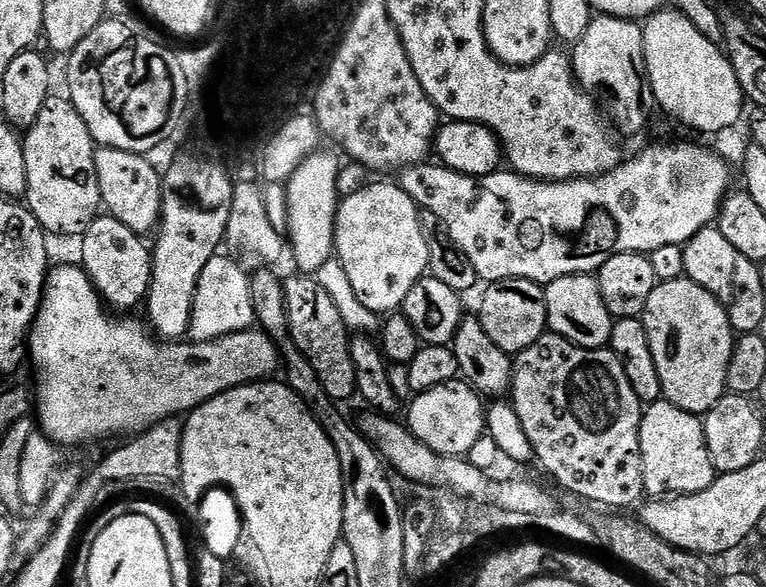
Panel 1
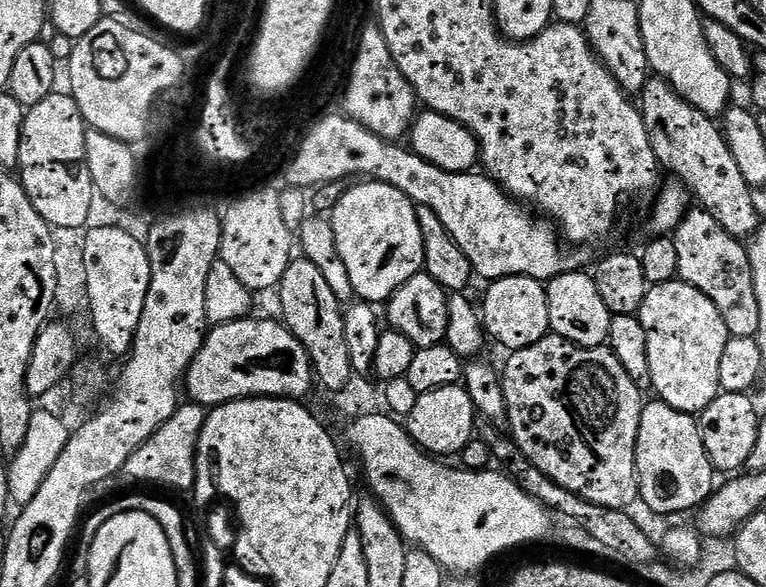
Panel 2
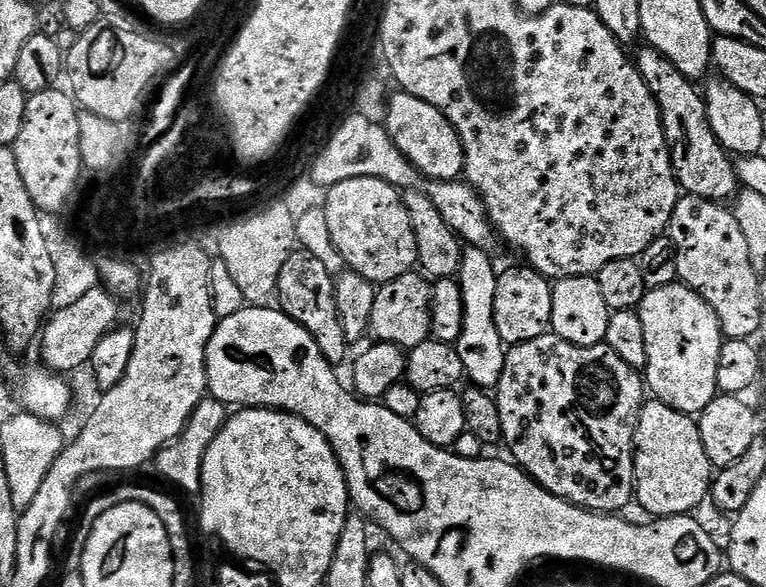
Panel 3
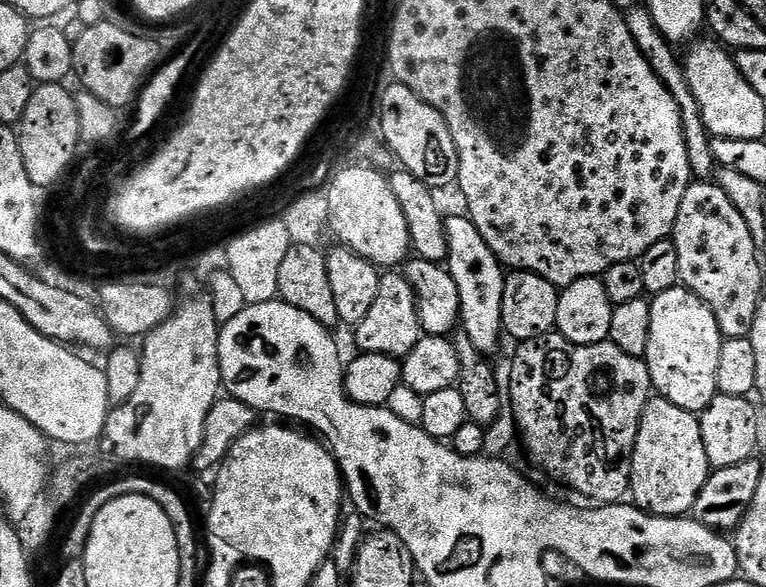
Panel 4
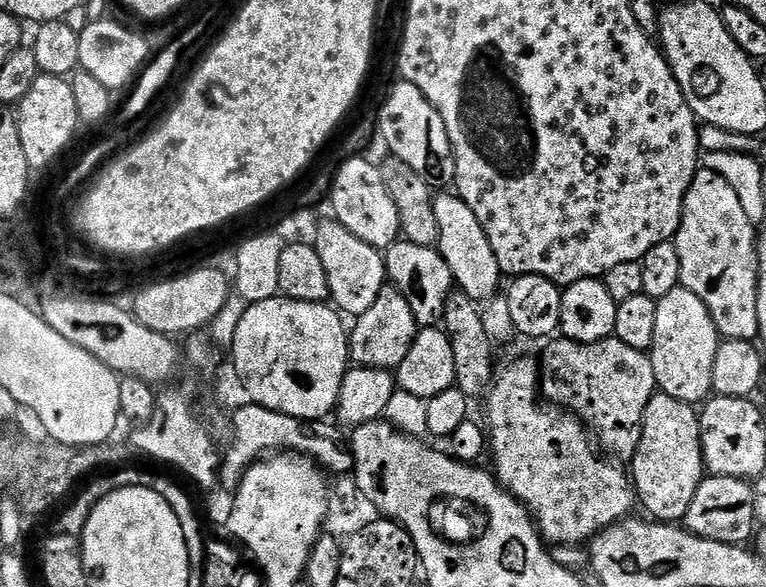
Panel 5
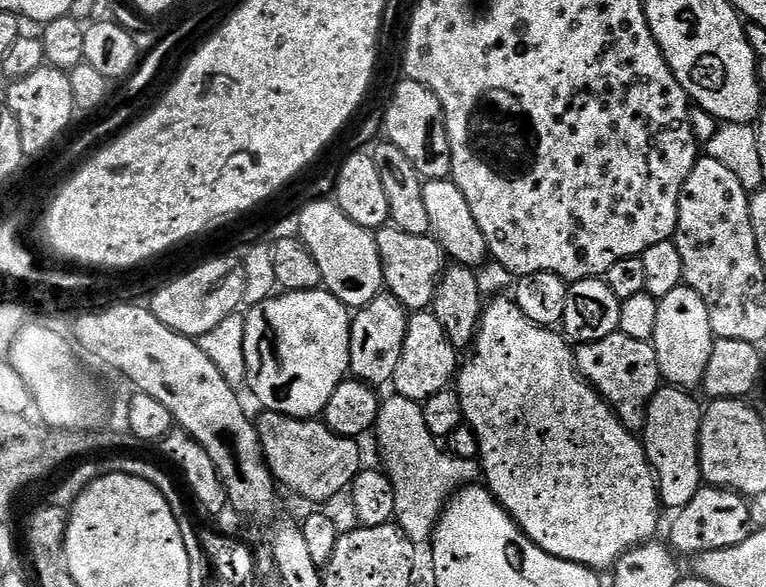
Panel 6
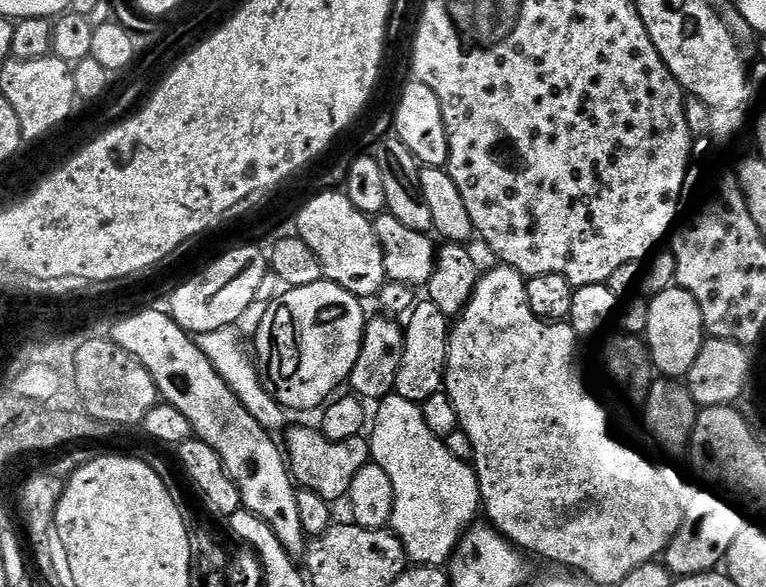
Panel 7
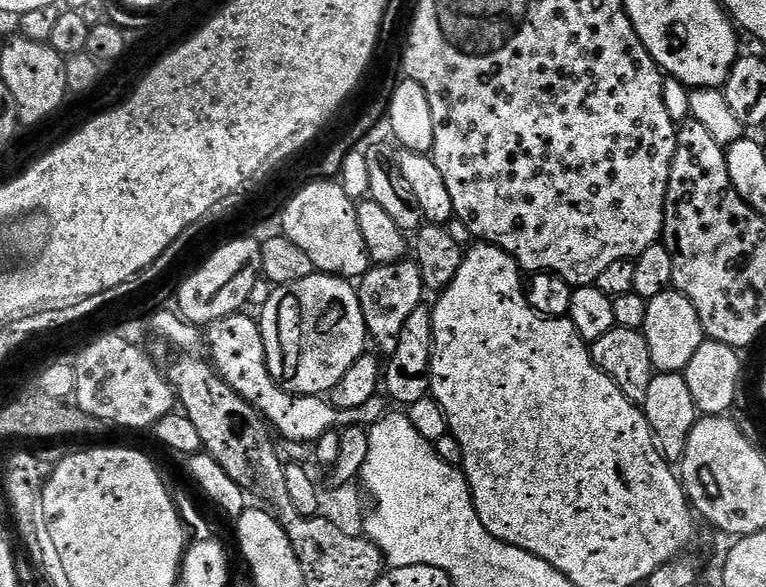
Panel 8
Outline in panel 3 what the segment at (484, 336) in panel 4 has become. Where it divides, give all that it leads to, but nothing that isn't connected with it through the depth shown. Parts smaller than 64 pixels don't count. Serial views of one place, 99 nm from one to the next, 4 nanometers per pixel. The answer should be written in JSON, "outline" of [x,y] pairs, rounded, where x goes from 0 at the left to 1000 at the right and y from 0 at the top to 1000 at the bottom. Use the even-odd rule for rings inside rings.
{"outline":[[[607,421],[603,453],[601,455],[601,492],[603,494],[603,569],[594,583],[598,596],[598,610],[606,618],[606,639],[620,659],[642,664],[655,644],[655,630],[661,624],[663,608],[661,588],[655,569],[650,569],[650,549],[645,542],[645,501],[650,501],[650,457],[642,451],[642,443],[636,428],[631,422]]]}

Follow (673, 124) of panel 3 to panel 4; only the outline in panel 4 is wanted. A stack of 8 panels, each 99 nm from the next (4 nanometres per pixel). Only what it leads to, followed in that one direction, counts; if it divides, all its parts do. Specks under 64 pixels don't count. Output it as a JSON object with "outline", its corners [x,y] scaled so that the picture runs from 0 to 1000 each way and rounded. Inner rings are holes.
{"outline":[[[832,10],[819,15],[813,22],[813,31],[817,37],[817,51],[822,51],[822,65],[828,65],[828,78],[833,78],[833,85],[838,85],[843,106],[849,106],[849,119],[854,119],[854,126],[859,126],[859,133],[869,147],[869,153],[875,153],[880,174],[885,174],[888,193],[890,194],[893,233],[896,235],[896,269],[901,269],[901,290],[905,302],[928,302],[937,286],[930,261],[931,233],[919,211],[911,174],[896,140],[896,126],[893,124],[889,97],[886,94],[883,97],[884,83],[868,65],[864,51],[859,51],[859,44],[854,44],[854,31],[849,31],[849,17],[846,14]]]}

